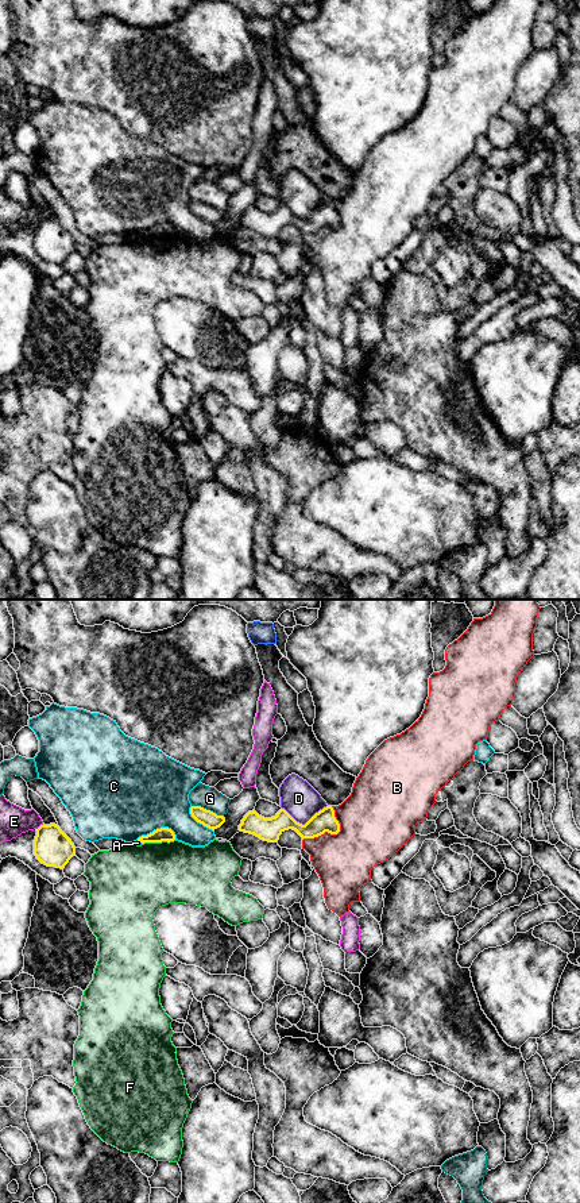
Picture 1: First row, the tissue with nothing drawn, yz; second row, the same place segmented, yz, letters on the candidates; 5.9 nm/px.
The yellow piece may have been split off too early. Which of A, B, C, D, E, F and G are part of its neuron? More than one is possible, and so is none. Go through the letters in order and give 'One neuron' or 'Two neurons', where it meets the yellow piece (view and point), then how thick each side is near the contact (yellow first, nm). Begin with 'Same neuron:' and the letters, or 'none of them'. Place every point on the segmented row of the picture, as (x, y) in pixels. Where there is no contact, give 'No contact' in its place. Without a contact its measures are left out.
Same neuron: none of them
A: Two neurons. Touches yellow at yz (139, 840). Thickness 80 nm (yellow) against 30 nm
B: Two neurons. Touches yellow at yz (332, 833). Thickness 130 nm (yellow) against 400 nm
C: Two neurons. Touches yellow at yz (157, 829). Thickness 80 nm (yellow) against 500 nm
D: Two neurons. Touches yellow at yz (305, 824). Thickness 140 nm (yellow) against 220 nm
E: Two neurons. Touches yellow at yz (39, 826). Thickness 220 nm (yellow) against 170 nm
F: Two neurons. Touches yellow at yz (158, 841). Thickness 80 nm (yellow) against 400 nm
G: Two neurons. Touches yellow at yz (205, 809). Thickness 100 nm (yellow) against 140 nm

